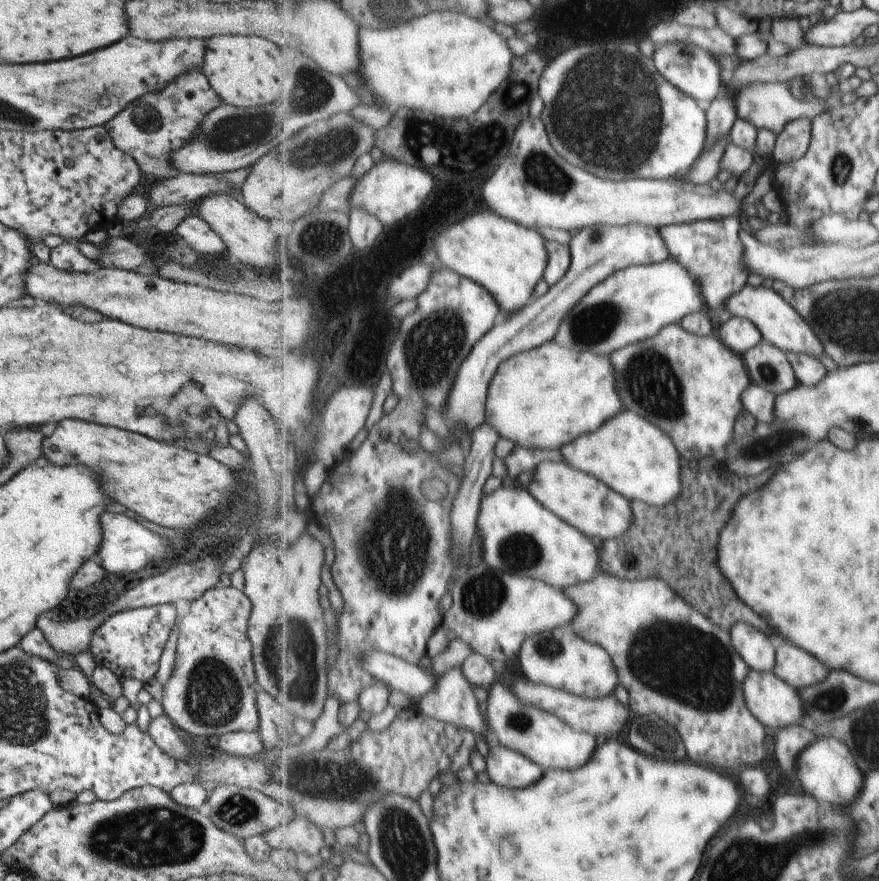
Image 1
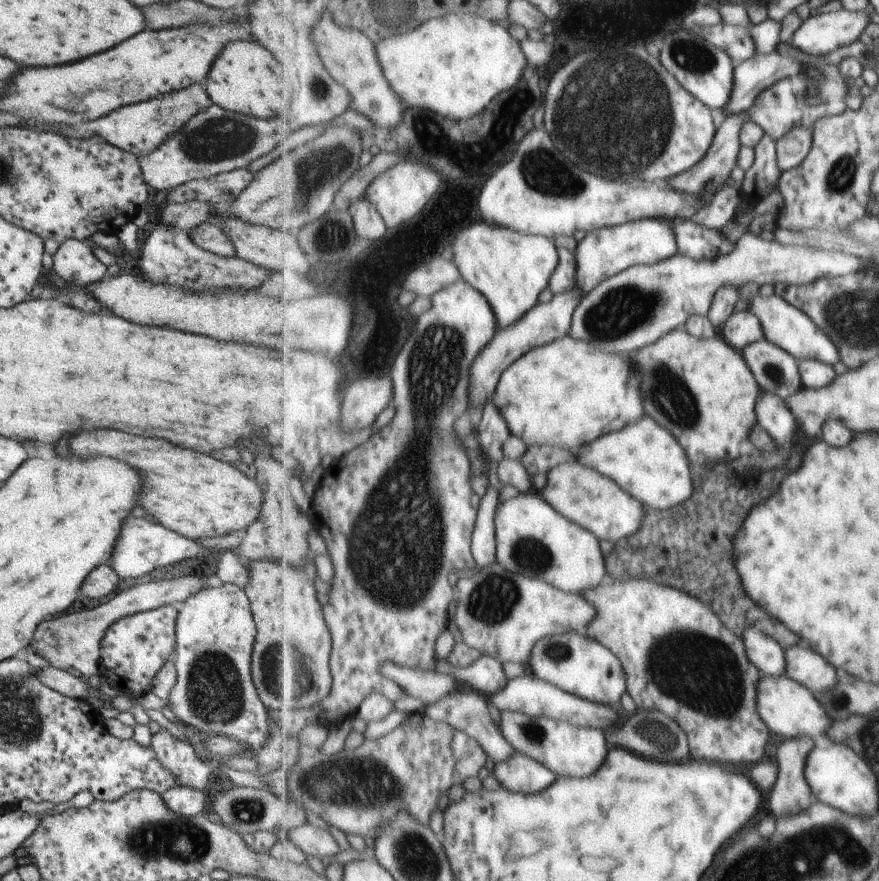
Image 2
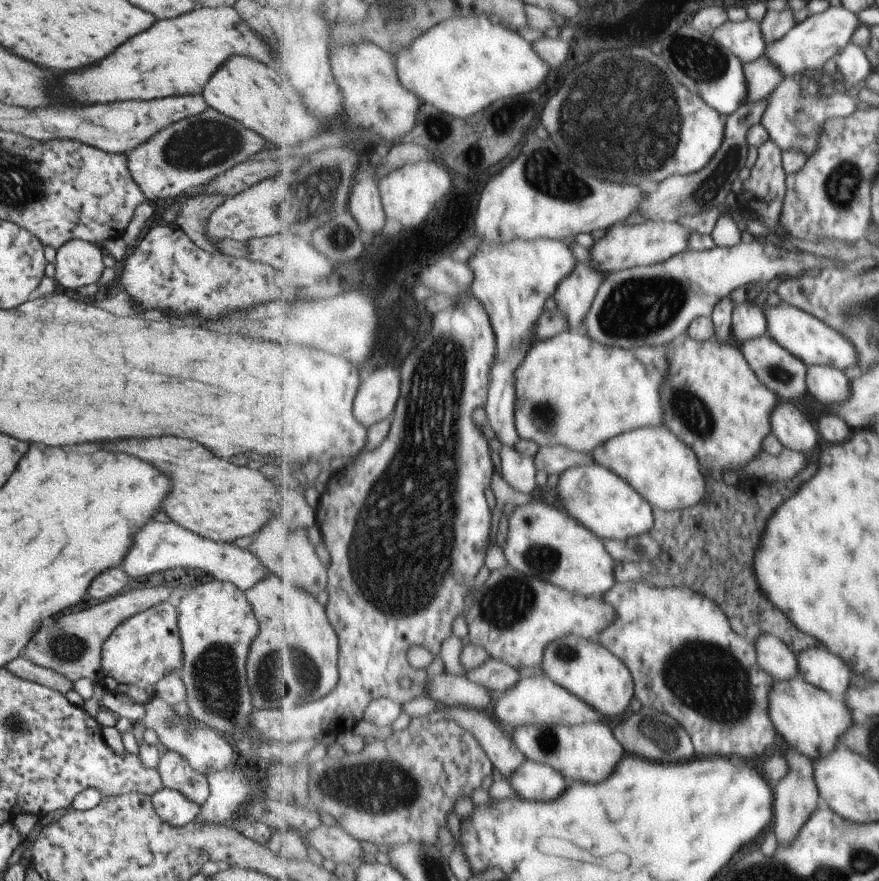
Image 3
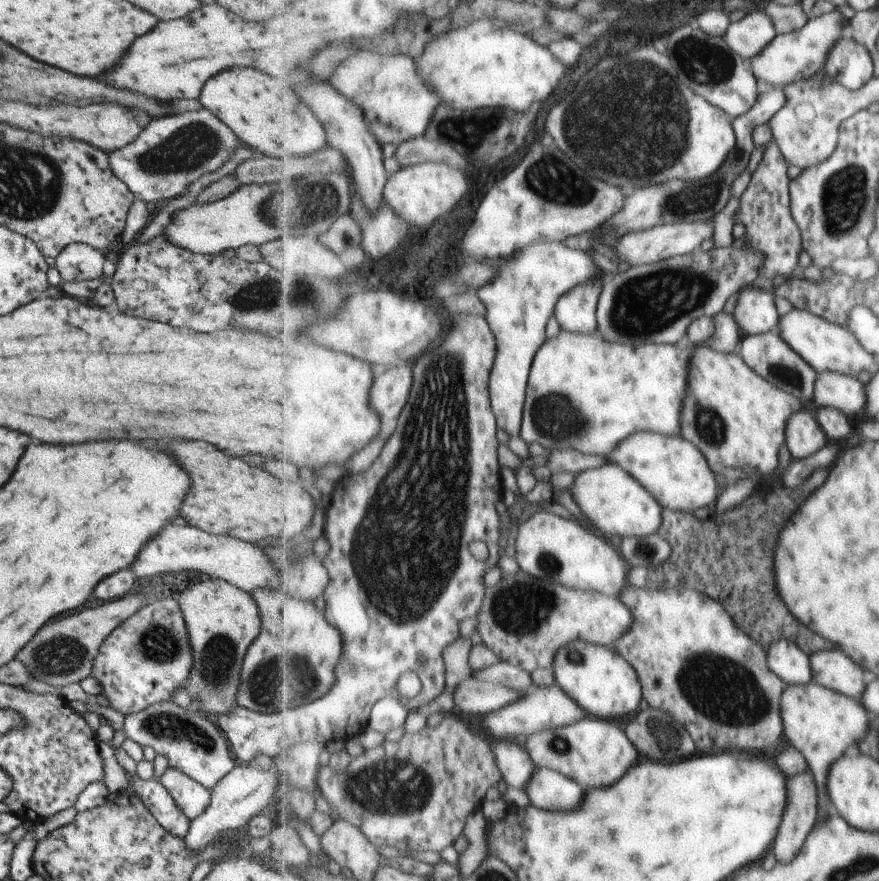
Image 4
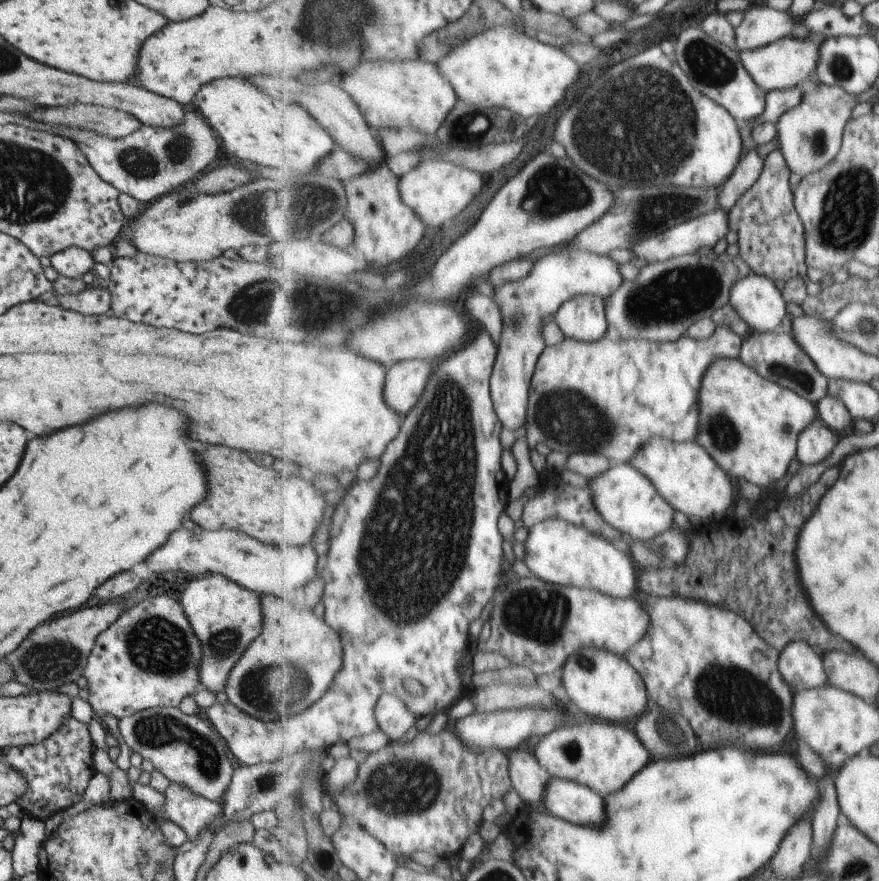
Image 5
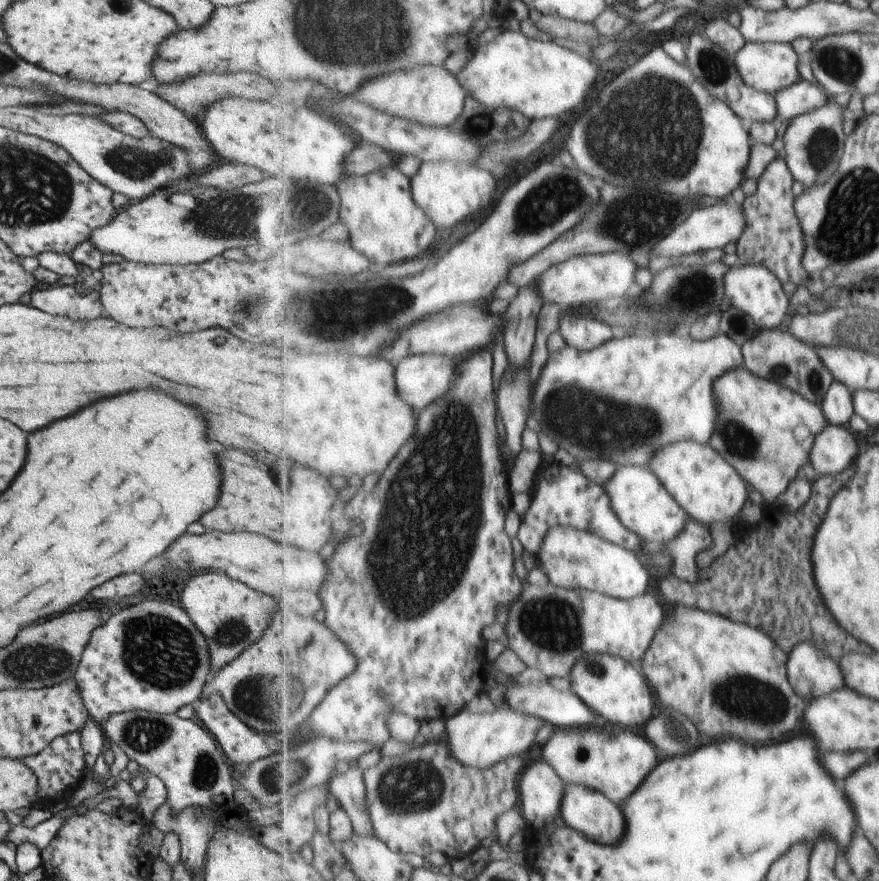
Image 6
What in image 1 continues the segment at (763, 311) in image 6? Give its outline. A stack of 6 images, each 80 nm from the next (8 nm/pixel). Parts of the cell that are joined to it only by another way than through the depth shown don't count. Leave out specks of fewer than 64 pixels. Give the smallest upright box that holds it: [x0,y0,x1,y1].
[718,317,764,355]

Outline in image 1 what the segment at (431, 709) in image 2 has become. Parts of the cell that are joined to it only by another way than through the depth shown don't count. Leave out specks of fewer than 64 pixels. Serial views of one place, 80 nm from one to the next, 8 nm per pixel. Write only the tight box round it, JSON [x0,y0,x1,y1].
[418,667,500,748]

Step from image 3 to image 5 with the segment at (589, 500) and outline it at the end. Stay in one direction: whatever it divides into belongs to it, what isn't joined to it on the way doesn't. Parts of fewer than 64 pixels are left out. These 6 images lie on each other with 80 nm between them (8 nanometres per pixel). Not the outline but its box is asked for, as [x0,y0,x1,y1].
[587,463,678,541]

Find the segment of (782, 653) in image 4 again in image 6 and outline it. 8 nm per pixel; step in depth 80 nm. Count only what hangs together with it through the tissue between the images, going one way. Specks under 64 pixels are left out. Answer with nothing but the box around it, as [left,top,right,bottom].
[787,641,847,702]

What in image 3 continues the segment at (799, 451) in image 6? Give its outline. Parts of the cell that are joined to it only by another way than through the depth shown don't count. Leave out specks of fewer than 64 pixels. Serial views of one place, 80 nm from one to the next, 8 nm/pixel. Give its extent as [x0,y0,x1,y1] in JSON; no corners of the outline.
[662,334,782,480]

